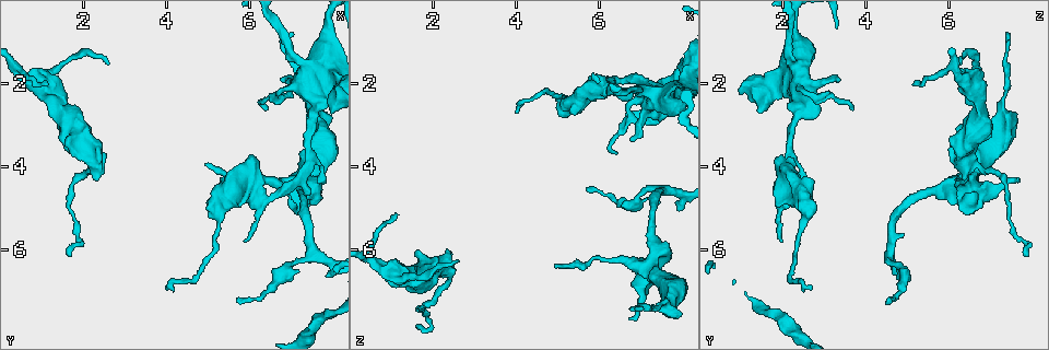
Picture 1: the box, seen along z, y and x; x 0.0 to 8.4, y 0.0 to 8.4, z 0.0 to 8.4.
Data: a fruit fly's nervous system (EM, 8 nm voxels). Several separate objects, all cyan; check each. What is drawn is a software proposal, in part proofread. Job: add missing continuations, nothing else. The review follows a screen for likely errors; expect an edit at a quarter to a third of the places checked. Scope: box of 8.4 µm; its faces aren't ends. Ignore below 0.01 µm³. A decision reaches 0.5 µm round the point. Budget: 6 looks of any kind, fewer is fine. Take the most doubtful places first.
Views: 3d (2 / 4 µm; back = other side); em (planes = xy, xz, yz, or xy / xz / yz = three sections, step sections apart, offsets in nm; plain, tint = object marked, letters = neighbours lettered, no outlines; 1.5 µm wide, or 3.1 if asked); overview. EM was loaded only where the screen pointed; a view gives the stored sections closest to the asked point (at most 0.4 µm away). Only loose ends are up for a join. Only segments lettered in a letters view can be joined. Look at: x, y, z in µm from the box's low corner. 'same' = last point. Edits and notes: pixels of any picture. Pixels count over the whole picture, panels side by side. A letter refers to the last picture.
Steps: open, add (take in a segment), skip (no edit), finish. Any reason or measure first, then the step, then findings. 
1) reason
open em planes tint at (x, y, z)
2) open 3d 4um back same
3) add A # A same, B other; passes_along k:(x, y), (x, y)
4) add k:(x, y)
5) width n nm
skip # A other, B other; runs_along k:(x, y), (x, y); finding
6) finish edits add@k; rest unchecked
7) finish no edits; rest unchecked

thin end
open 3d 4um at (2.60, 1.55, 6.25)

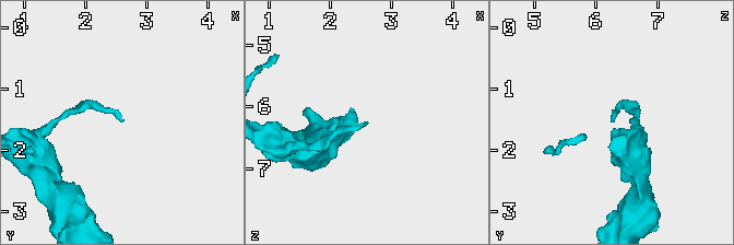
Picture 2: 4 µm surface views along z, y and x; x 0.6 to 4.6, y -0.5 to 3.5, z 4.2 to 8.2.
open em planes letters at (2.55, 1.50, 6.25)

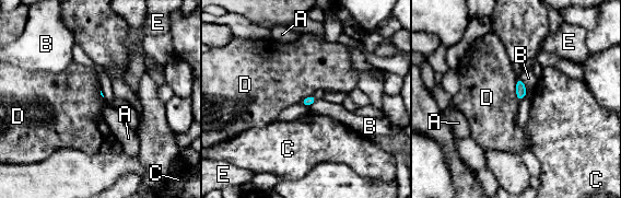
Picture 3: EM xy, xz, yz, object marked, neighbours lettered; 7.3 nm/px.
longest_contact D 170 nm
skip # A other, B other, C other, D other, E other; border 3:(516, 79), (516, 97), (519, 101); no lettered segment goes on from it

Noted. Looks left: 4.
thin end
open 3d 2um back at (5.85, 5.75, 1.95)

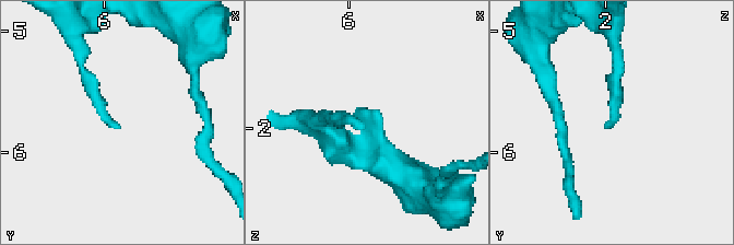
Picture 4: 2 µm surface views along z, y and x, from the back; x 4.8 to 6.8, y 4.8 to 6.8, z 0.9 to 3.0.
now the EM
open em planes plain at (5.88, 5.78, 1.98)

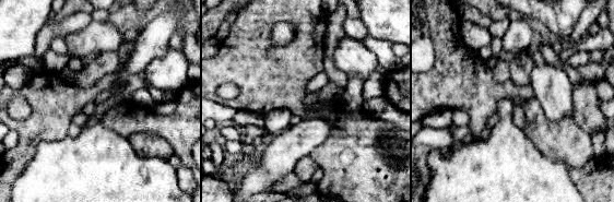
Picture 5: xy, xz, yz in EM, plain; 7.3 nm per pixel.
see the neighbours
open em planes letters same

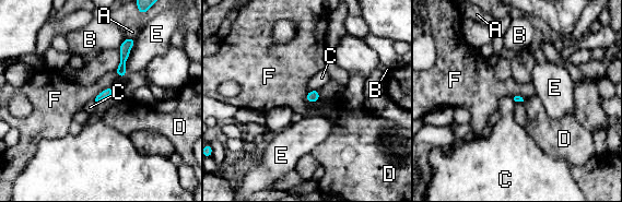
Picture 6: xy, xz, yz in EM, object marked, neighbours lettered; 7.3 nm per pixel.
longest_contact E 280 nm
skip # A other, B other, C other, D other, E other, F other; no lettered segment goes on from it

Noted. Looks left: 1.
an open end
open em planes letters at (5.70, 7.15, 4.60)

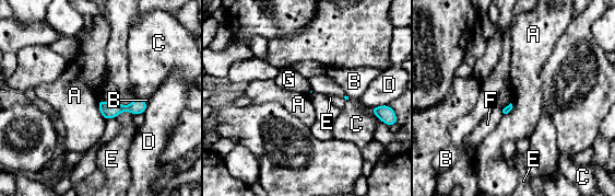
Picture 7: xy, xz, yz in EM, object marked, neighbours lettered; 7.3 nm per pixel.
skip # A other, B other, C other, D other, E other, F other, G other; border 7:(98, 100), (98, 111), (106, 119); none of them fits

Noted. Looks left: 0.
finish no edits; rest unchecked

